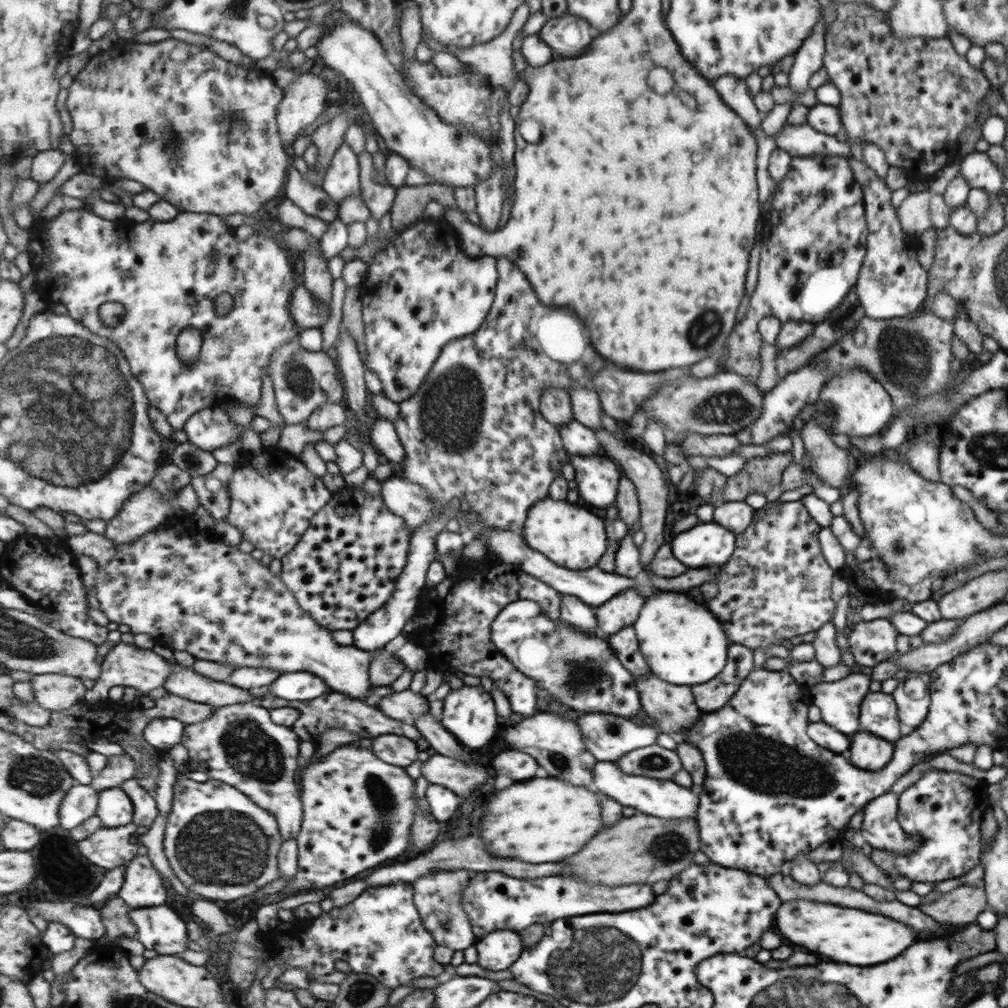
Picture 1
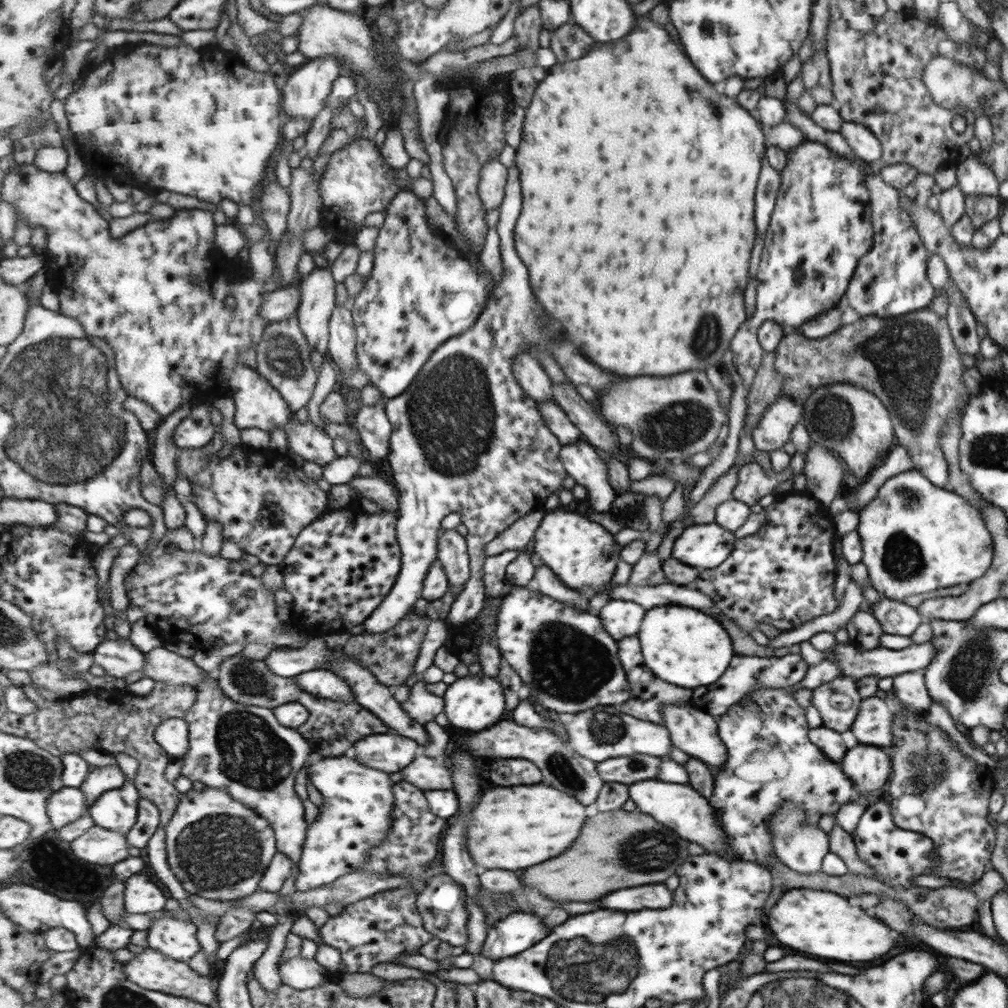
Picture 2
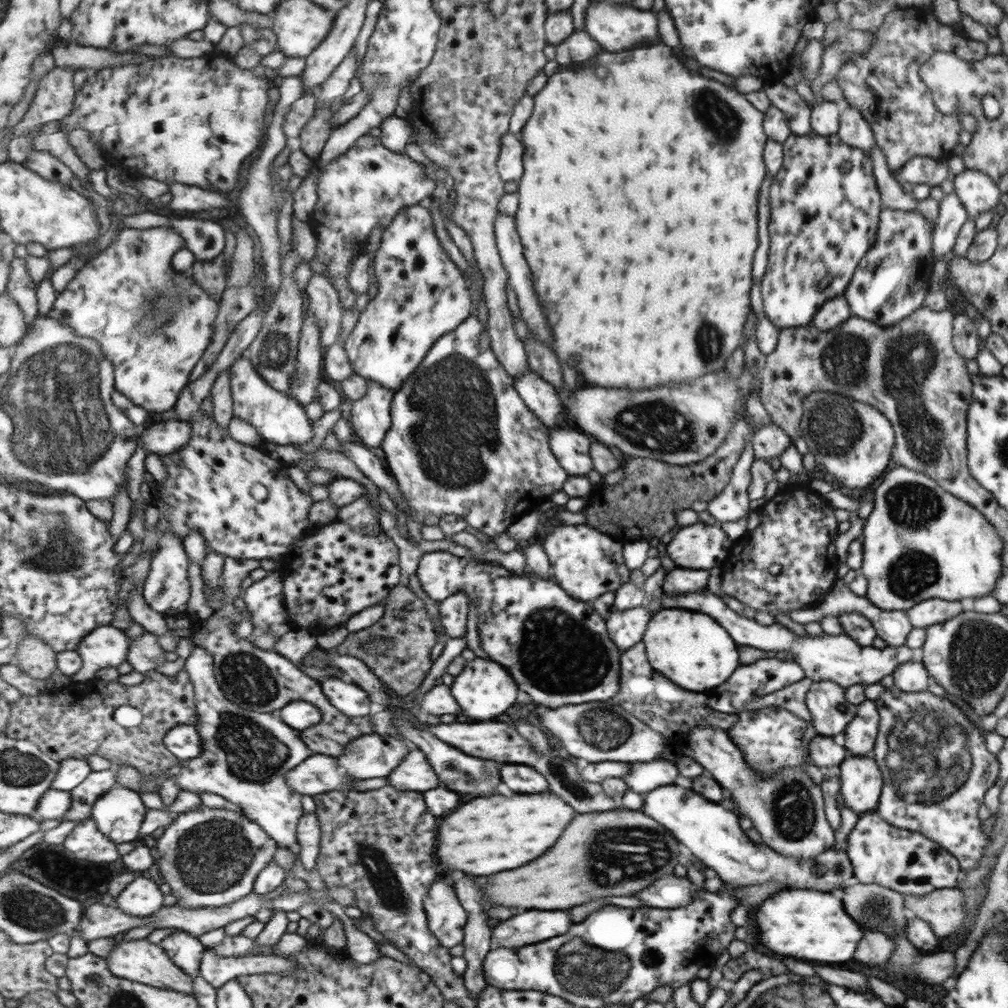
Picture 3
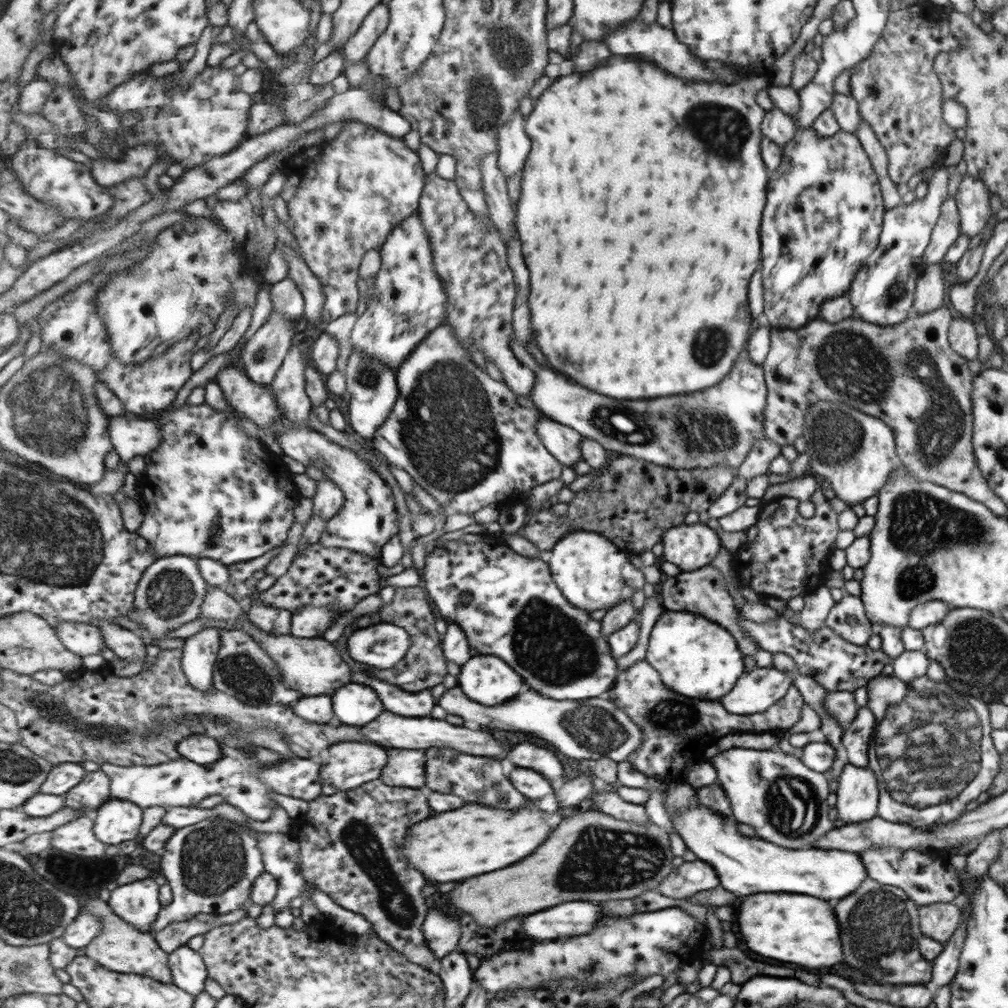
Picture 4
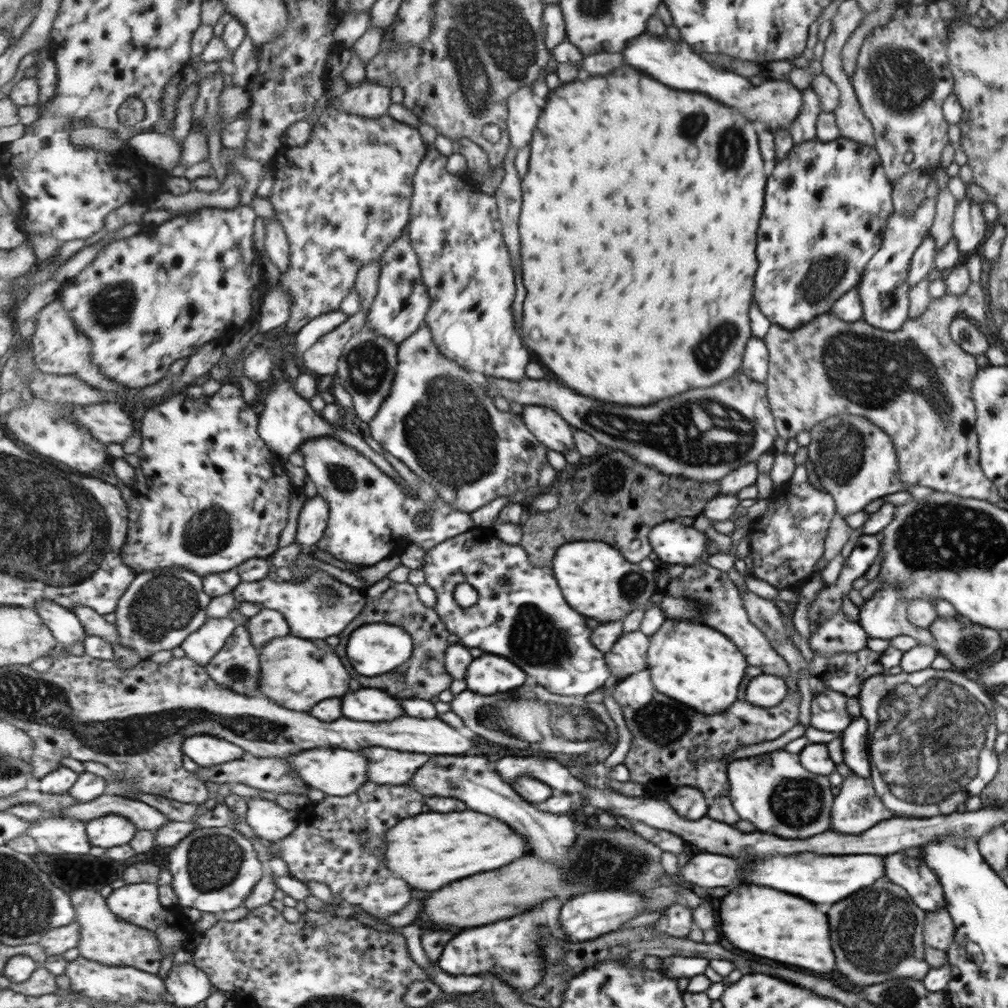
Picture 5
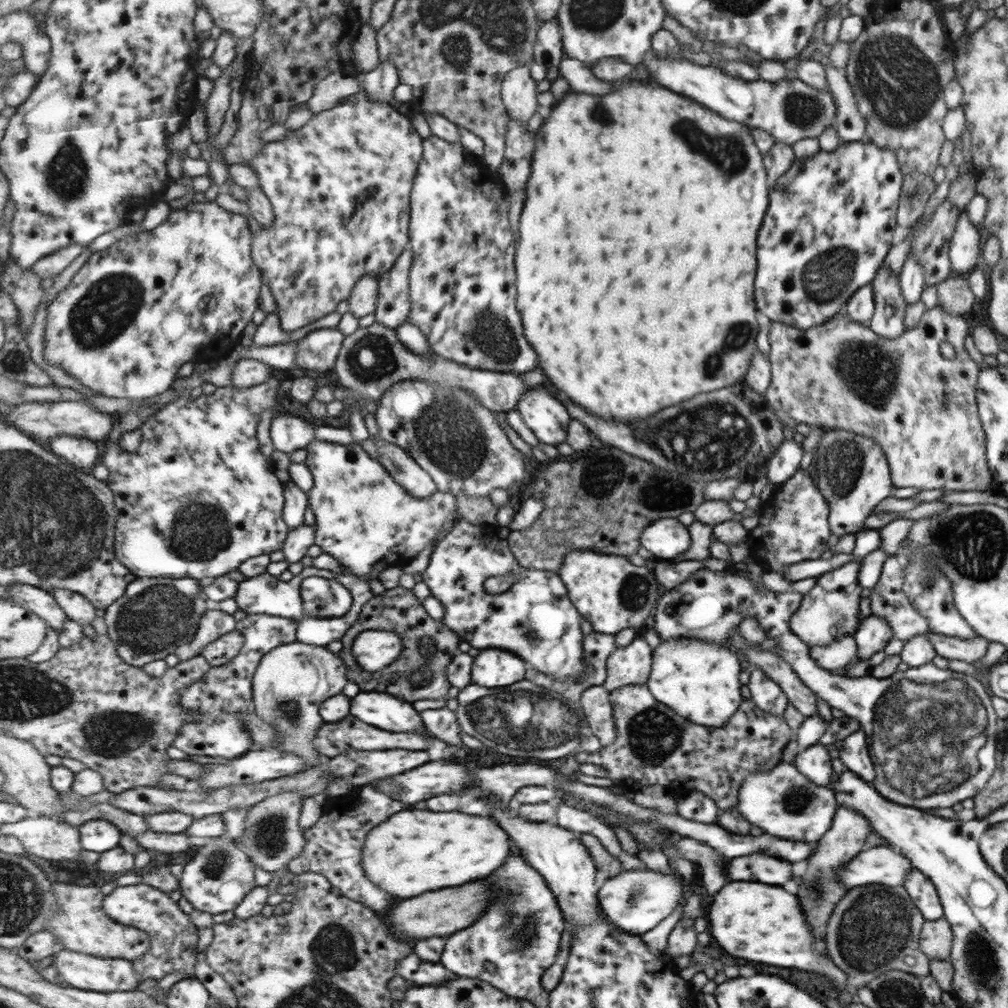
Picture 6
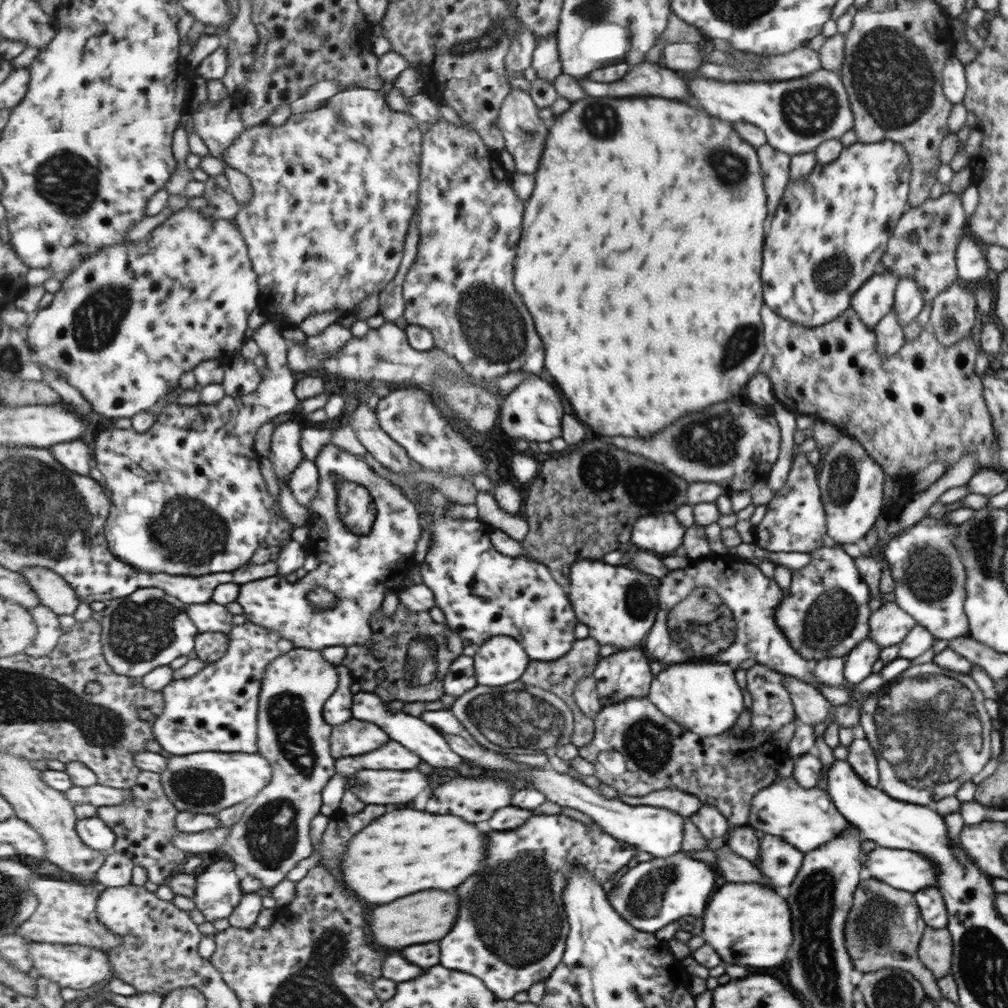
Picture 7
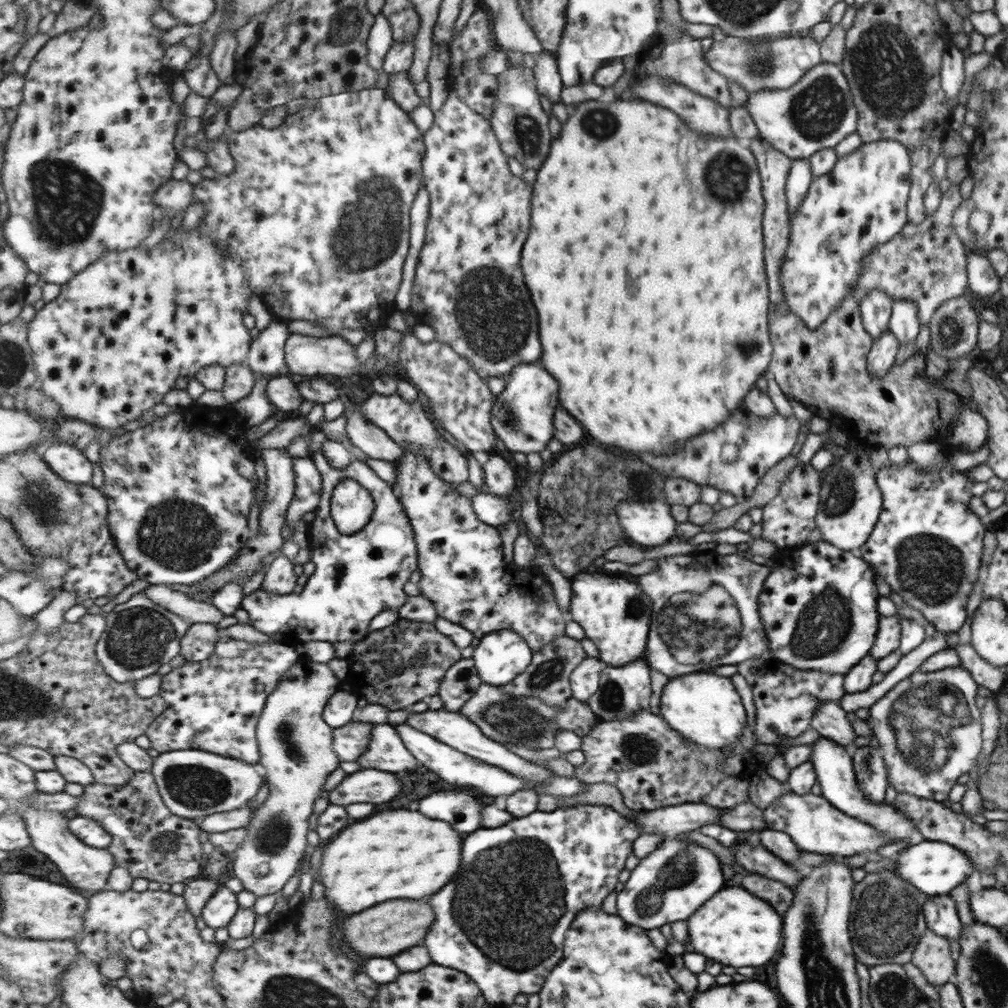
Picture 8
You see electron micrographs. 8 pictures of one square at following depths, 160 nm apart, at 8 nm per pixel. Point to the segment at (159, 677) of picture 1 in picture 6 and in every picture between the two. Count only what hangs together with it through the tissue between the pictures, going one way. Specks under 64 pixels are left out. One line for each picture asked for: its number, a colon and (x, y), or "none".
2: (120, 657)
3: (106, 646)
4: (83, 639)
5: (65, 625)
6: (41, 602)

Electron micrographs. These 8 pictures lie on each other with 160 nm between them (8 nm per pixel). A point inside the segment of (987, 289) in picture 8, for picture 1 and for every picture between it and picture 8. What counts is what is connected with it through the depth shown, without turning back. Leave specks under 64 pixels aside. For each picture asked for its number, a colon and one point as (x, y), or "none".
1: (978, 171)
2: (973, 176)
3: (976, 191)
4: (971, 198)
5: (968, 226)
6: (964, 246)
7: (971, 266)

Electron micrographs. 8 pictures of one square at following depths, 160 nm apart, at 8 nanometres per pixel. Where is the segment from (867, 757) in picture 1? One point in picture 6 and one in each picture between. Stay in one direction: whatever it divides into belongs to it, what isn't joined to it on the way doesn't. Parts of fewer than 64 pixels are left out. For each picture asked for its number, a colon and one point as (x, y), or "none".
2: (865, 765)
3: (860, 781)
4: (855, 800)
5: (857, 808)
6: (840, 844)

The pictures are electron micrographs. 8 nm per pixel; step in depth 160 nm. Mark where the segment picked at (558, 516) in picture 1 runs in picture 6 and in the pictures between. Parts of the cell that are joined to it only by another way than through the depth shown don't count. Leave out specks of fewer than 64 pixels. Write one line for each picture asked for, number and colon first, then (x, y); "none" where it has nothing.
2: (584, 554)
3: (586, 562)
4: (589, 569)
5: (596, 580)
6: (609, 592)

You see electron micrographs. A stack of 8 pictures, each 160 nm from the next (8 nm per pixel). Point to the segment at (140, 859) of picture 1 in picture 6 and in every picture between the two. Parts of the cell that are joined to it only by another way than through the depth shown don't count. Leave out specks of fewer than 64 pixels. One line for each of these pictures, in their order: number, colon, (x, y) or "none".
2: (142, 896)
3: (142, 897)
4: (138, 903)
5: (139, 904)
6: (174, 937)

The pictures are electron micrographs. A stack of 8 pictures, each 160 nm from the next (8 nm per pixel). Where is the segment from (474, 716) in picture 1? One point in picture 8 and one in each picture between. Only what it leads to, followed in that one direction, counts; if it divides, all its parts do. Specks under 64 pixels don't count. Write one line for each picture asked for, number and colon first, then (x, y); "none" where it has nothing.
2: (473, 703)
3: (485, 688)
4: (488, 679)
5: (488, 674)
6: (495, 667)
7: (502, 660)
8: (501, 656)

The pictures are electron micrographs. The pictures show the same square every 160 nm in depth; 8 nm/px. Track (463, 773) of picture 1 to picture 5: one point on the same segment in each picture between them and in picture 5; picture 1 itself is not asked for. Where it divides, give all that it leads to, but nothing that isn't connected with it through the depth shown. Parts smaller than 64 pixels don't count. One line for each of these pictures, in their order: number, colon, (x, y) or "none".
2: (427, 774)
3: (414, 773)
4: (405, 768)
5: (386, 766)

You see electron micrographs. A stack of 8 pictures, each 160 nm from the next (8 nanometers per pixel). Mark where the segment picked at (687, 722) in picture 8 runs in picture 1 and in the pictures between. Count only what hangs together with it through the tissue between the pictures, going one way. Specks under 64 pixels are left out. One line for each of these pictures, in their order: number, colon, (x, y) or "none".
1: (682, 643)
2: (679, 644)
3: (693, 649)
4: (695, 657)
5: (697, 665)
6: (697, 679)
7: (704, 699)

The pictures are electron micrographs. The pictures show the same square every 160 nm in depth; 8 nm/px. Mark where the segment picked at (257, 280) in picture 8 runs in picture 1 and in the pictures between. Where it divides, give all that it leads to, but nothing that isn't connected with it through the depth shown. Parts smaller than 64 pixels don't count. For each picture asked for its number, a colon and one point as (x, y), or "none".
1: (344, 178)
2: (358, 181)
3: (365, 188)
4: (344, 199)
5: (344, 197)
6: (340, 185)
7: (335, 190)

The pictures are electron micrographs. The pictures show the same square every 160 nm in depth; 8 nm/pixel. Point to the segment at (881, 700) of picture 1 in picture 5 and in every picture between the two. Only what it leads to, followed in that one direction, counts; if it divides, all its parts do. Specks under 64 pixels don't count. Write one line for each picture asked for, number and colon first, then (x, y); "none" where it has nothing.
2: (874, 722)
3: (859, 733)
4: (855, 739)
5: (853, 739)

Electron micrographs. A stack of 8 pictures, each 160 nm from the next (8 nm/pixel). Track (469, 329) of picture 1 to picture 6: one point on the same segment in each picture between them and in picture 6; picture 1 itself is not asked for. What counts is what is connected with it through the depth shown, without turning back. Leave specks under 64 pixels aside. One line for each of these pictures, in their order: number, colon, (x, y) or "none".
2: (420, 293)
3: (420, 294)
4: (408, 300)
5: (403, 301)
6: (394, 308)

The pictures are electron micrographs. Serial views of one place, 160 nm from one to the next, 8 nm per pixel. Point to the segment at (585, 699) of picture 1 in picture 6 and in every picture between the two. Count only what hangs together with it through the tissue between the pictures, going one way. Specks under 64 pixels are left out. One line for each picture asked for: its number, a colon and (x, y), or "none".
2: (553, 647)
3: (559, 650)
4: (518, 612)
5: (522, 613)
6: (538, 621)

